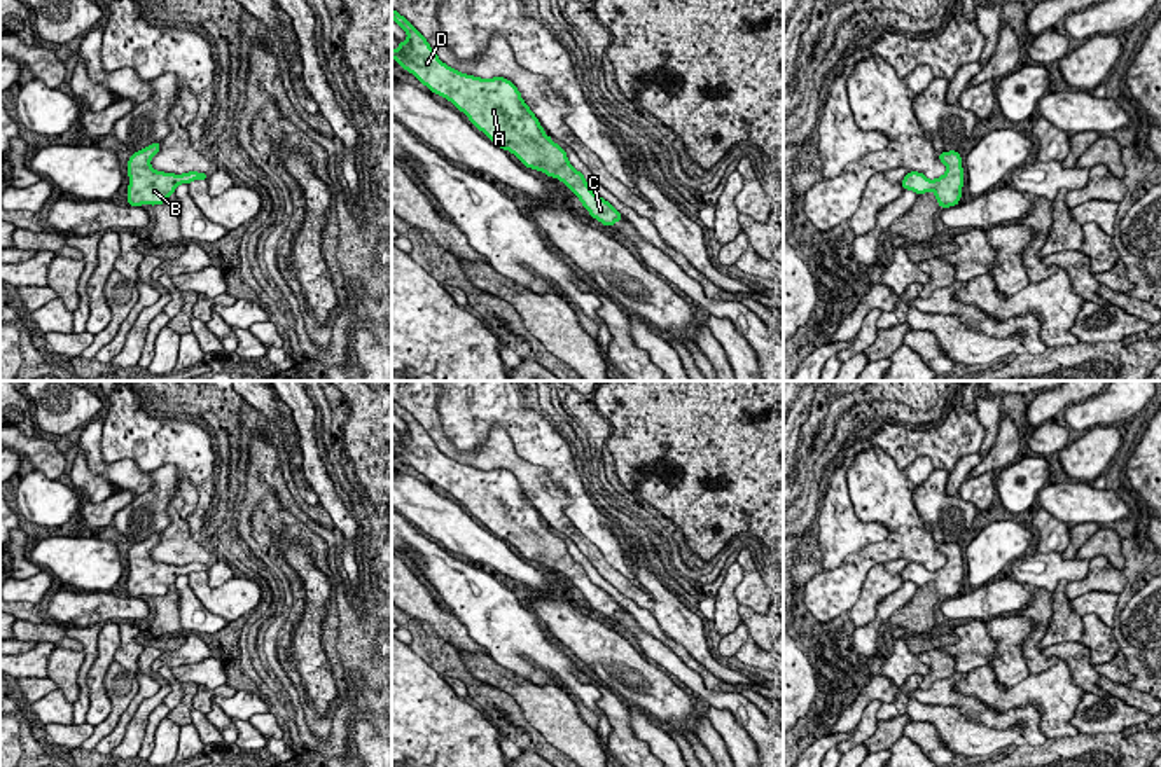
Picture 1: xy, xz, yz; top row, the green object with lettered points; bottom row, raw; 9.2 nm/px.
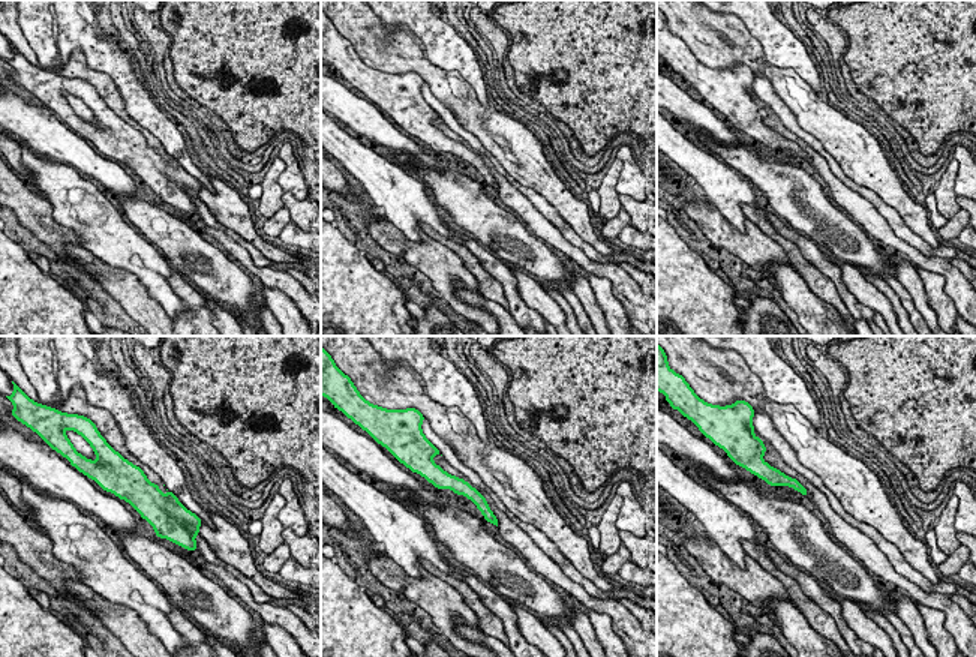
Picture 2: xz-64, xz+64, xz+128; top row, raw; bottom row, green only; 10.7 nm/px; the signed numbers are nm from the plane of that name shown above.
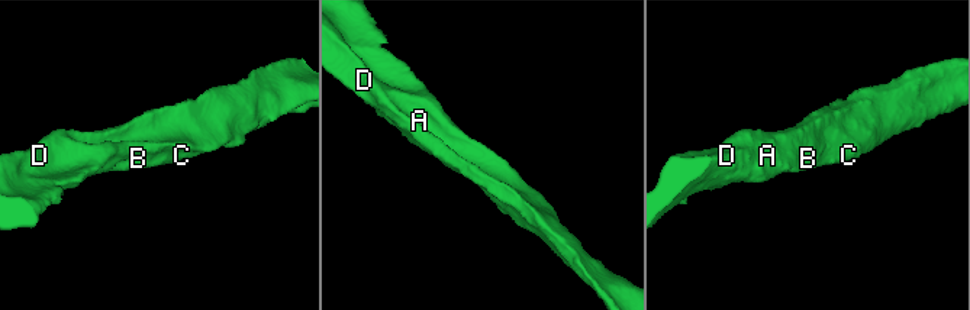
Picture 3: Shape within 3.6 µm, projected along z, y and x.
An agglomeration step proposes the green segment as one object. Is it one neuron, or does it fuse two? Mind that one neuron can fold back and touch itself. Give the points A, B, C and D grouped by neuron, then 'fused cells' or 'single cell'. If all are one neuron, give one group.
A B C D | single cell

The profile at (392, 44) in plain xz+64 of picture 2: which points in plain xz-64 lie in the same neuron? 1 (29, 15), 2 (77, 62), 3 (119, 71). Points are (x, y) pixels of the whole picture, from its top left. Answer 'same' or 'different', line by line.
1: different
2: same
3: different

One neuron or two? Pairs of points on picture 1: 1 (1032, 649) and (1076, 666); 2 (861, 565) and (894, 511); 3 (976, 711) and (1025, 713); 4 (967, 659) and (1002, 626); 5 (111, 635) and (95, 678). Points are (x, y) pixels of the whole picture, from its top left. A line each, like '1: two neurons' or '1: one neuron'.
1: two neurons
2: one neuron
3: one neuron
4: two neurons
5: one neuron

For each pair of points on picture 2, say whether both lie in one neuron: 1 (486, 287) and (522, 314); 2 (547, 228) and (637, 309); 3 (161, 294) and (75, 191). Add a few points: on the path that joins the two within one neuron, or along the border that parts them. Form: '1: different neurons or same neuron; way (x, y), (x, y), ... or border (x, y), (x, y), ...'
1: different neurons; border (488, 273), (501, 285), (508, 309)
2: same neuron; way (571, 252), (591, 267), (607, 270), (621, 284)
3: same neuron; way (144, 269), (92, 216)

